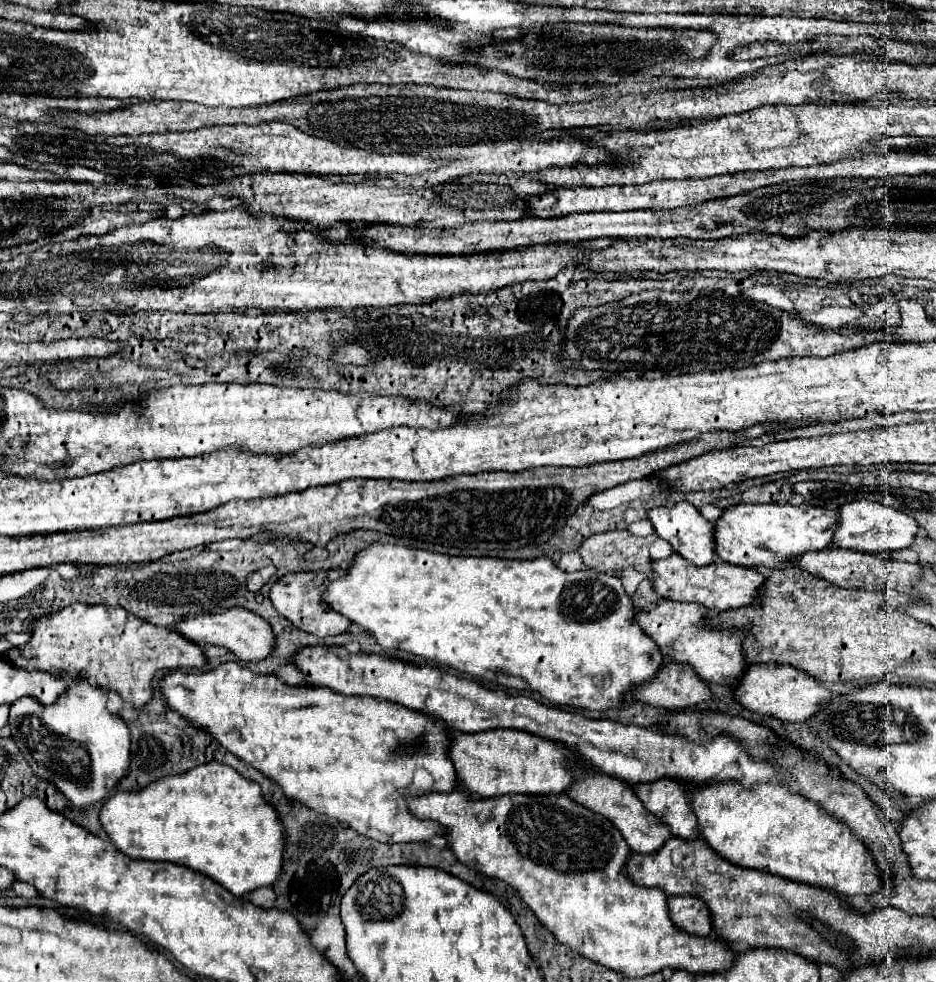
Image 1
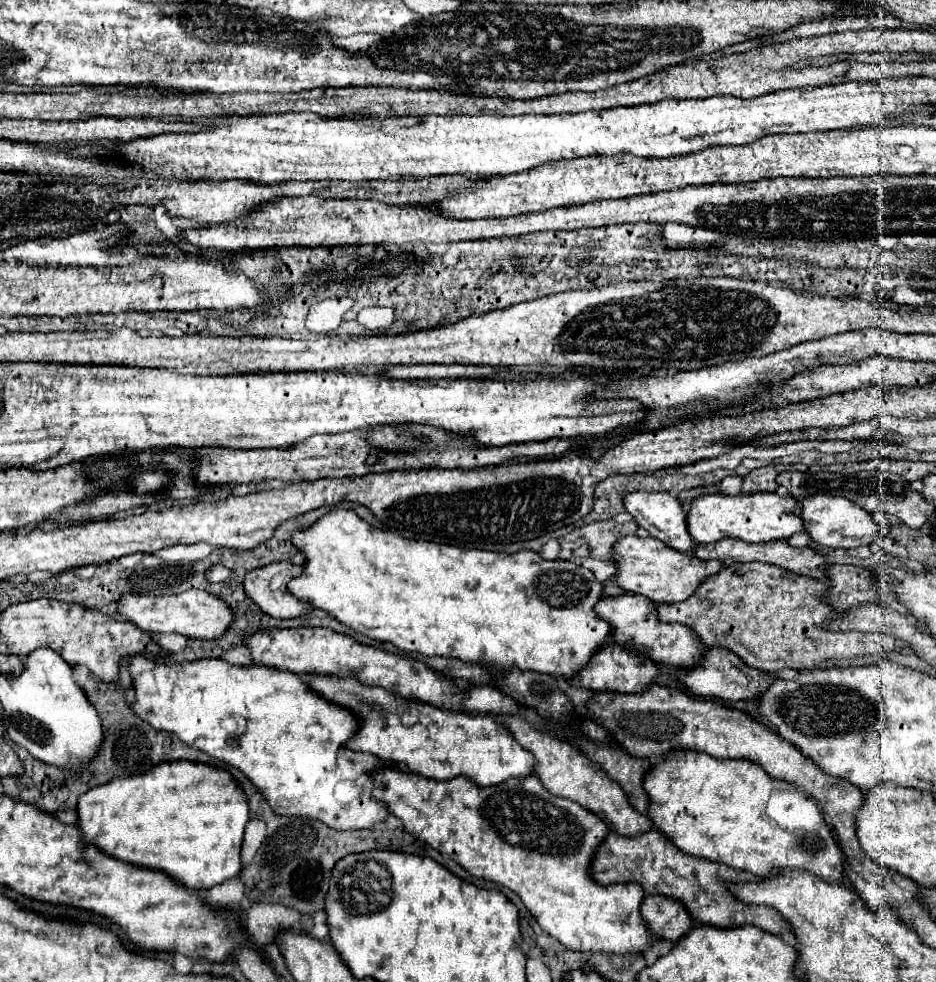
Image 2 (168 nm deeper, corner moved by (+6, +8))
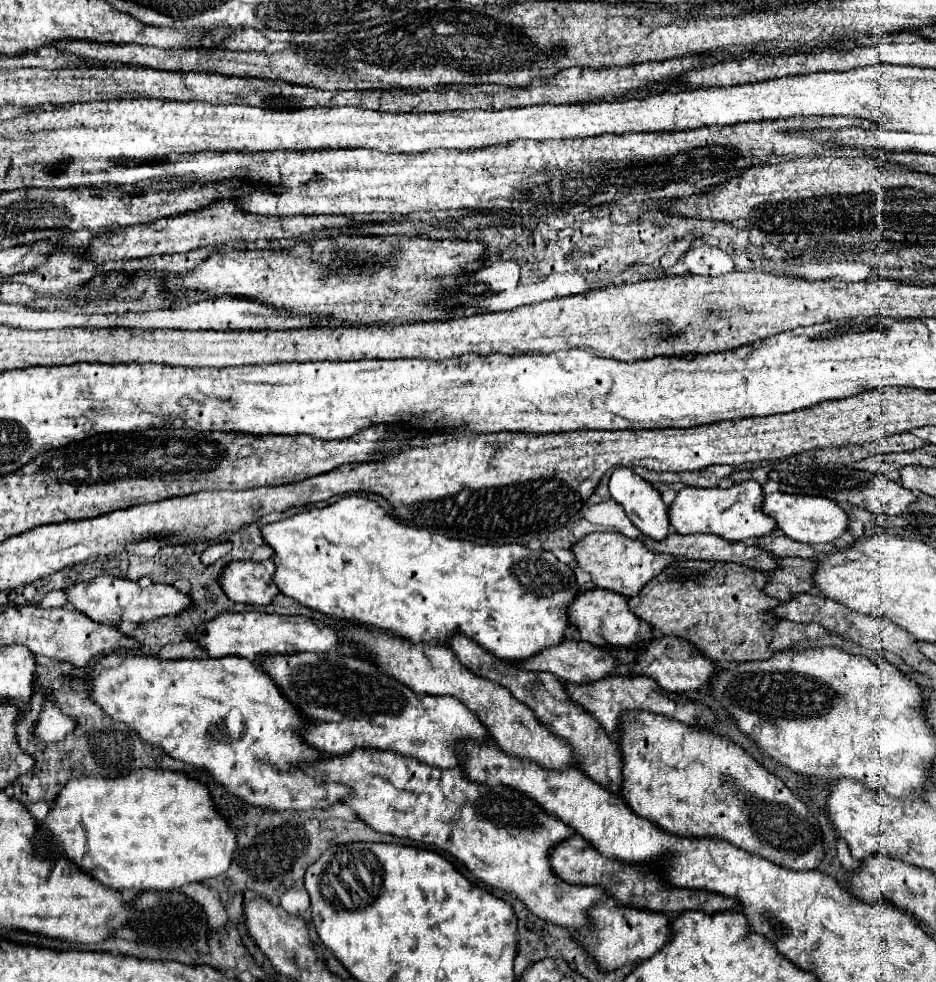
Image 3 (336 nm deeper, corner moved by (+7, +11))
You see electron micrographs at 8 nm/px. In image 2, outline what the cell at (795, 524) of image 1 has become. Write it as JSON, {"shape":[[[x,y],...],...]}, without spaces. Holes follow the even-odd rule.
{"shape":[[[754,493],[754,495],[736,495],[736,497],[730,497],[730,495],[700,495],[700,497],[694,497],[692,499],[692,505],[690,505],[690,511],[686,515],[686,527],[688,527],[688,533],[690,537],[696,541],[696,543],[716,543],[720,539],[726,539],[726,537],[736,537],[736,539],[742,539],[746,543],[764,543],[764,541],[772,541],[772,539],[786,539],[794,533],[802,533],[804,527],[800,527],[800,519],[796,519],[796,499],[790,497],[790,495],[776,495],[776,493]]]}

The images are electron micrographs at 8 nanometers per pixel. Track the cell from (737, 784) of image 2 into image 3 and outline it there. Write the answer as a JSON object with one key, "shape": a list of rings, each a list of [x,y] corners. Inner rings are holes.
{"shape":[[[631,712],[625,714],[621,720],[621,732],[619,732],[619,744],[623,750],[623,798],[625,802],[643,818],[647,818],[649,822],[655,822],[657,828],[675,834],[675,836],[685,836],[685,838],[719,838],[725,842],[731,842],[737,848],[743,848],[751,854],[763,856],[767,860],[771,860],[773,864],[791,868],[791,870],[815,870],[825,852],[823,852],[823,836],[821,836],[821,826],[817,822],[817,818],[811,814],[811,810],[795,796],[791,794],[791,790],[769,770],[765,770],[749,752],[745,752],[741,746],[737,746],[735,742],[731,742],[729,738],[723,738],[715,732],[705,732],[705,730],[697,730],[697,728],[687,728],[685,724],[671,720],[671,718],[663,718],[663,716],[653,716],[651,712]]]}

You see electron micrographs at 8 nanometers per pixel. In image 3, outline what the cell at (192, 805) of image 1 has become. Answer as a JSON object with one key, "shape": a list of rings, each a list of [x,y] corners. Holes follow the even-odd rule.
{"shape":[[[161,768],[133,770],[115,780],[91,776],[69,780],[55,808],[39,824],[53,838],[57,852],[115,890],[179,890],[191,882],[205,882],[227,872],[235,852],[235,832],[217,810],[209,786],[185,772]]]}

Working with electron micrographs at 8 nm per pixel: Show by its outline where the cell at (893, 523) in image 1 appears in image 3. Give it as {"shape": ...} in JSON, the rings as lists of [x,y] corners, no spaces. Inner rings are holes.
{"shape":[[[785,492],[767,494],[763,512],[775,518],[777,526],[785,532],[785,536],[803,544],[831,544],[849,528],[849,518],[845,510],[835,500],[823,496],[801,496],[801,494],[785,494]]]}

